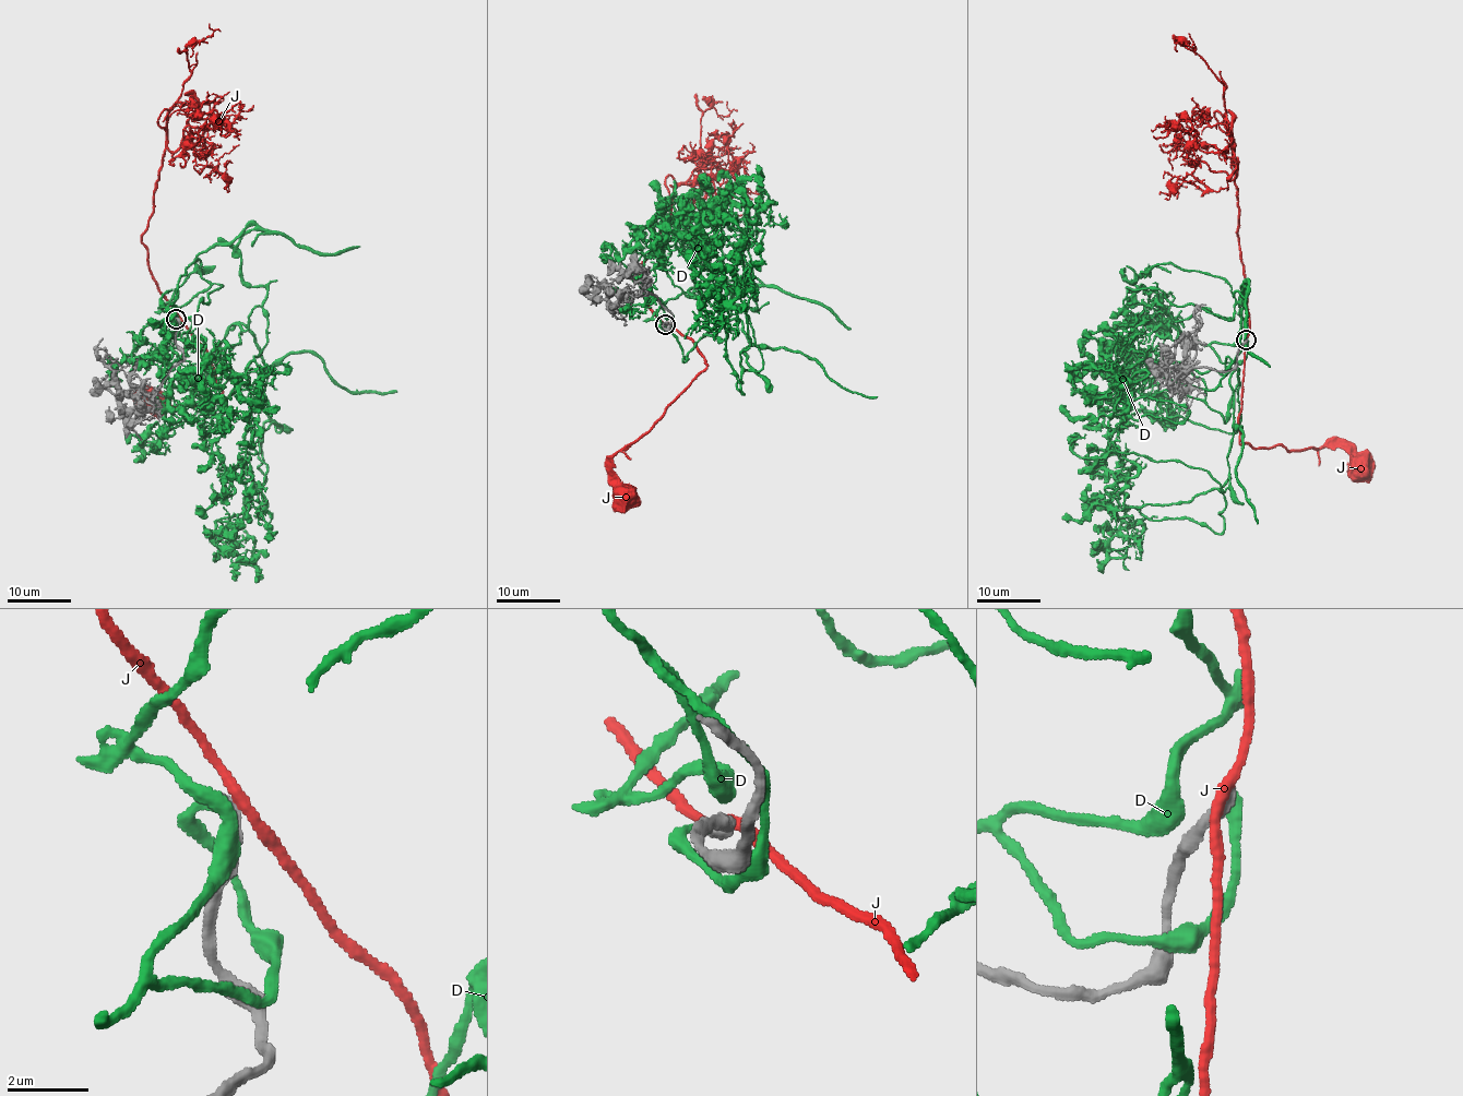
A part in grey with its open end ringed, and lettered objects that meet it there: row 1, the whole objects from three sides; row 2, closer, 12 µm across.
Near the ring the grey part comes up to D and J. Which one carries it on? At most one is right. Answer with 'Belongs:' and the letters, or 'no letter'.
Belongs: D

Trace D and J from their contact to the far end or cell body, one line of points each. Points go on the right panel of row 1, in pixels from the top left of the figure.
D: (1245, 341), (1224, 362), (1152, 308), (1116, 349), (1108, 444), (1138, 467), (1094, 505), (1128, 570)
J: (1245, 340), (1240, 443), (1256, 449), (1280, 444), (1289, 450), (1348, 448), (1363, 465)

